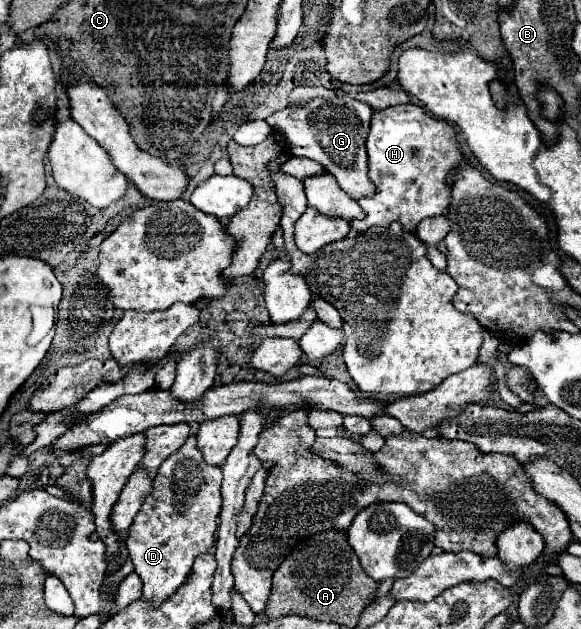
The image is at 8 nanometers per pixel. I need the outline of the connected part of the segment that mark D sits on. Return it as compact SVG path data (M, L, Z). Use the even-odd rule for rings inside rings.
M195 434L159 466L153 492L145 498L125 540L133 568L143 580L143 598L153 606L161 606L185 582L195 558L215 544L221 480L221 468L203 462Z

